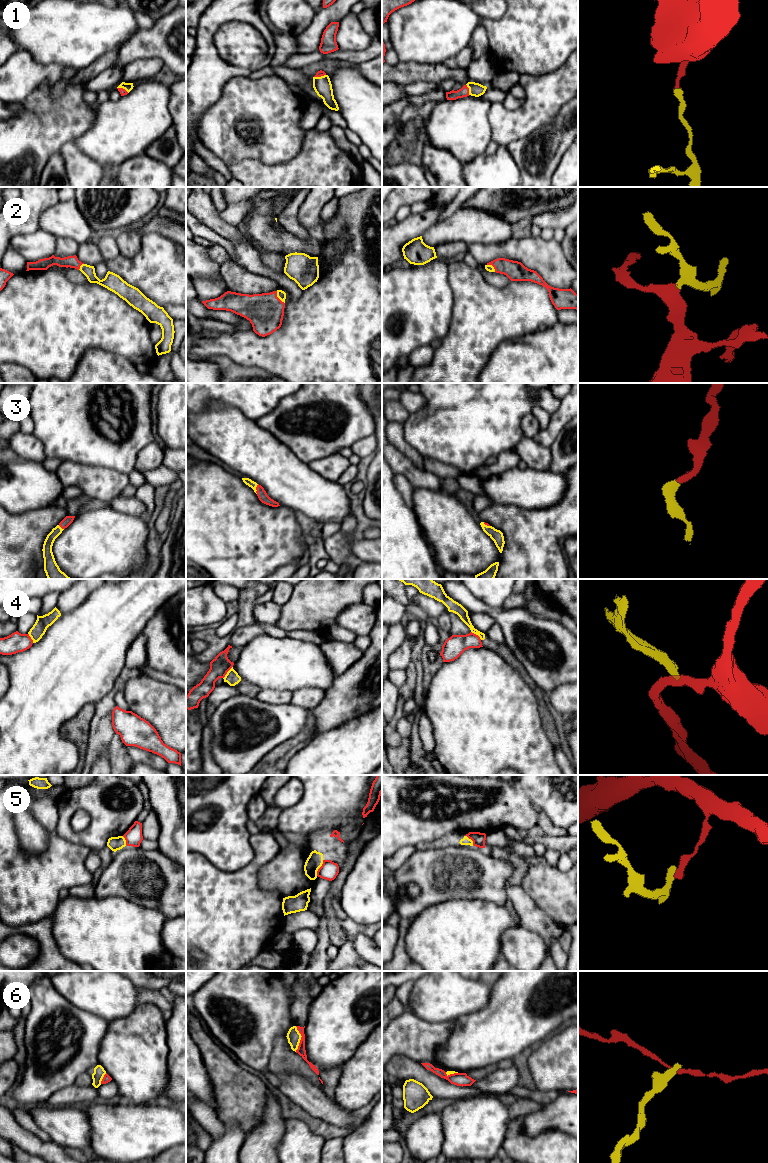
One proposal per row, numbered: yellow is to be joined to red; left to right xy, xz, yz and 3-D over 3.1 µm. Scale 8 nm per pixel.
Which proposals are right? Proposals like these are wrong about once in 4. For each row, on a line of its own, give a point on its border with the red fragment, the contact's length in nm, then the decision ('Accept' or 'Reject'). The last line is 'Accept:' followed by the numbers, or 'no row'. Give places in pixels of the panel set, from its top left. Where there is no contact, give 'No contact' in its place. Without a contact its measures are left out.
1: Touches red at yz (468, 89). Shared border 90 nm. Accept
2: Touches red at xz (277, 297). Shared border 120 nm. Accept
3: Touches red at xz (256, 489). Shared border 80 nm. Accept
4: Touches red at xz (227, 671). Shared border 130 nm. Reject
5: Touches red at xz (319, 868). Shared border 140 nm. Reject
6: Touches red at xz (301, 1039). Shared border 200 nm. Reject
Accept: 1, 2, 3

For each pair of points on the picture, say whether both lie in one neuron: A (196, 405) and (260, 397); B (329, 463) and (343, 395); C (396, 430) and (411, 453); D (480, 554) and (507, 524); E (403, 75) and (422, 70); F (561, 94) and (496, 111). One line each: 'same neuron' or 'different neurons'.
A: same neuron
B: different neurons
C: same neuron
D: different neurons
E: same neuron
F: same neuron

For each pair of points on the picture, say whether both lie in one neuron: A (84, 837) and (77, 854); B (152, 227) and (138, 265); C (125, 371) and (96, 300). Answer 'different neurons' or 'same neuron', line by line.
A: different neurons
B: different neurons
C: different neurons

